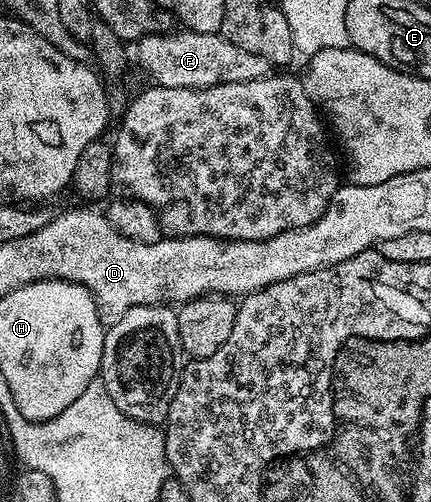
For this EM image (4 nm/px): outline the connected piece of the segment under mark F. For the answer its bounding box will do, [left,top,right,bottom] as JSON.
[135,28,270,88]

